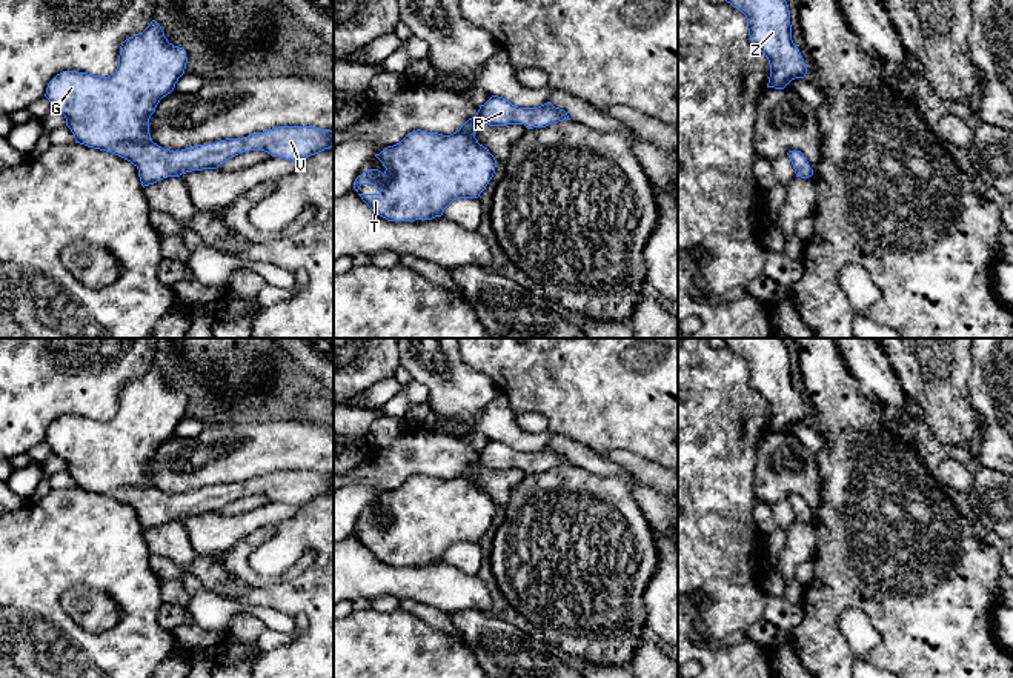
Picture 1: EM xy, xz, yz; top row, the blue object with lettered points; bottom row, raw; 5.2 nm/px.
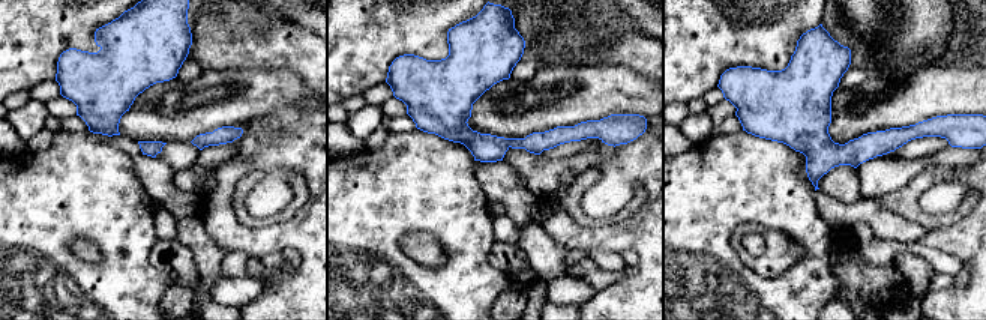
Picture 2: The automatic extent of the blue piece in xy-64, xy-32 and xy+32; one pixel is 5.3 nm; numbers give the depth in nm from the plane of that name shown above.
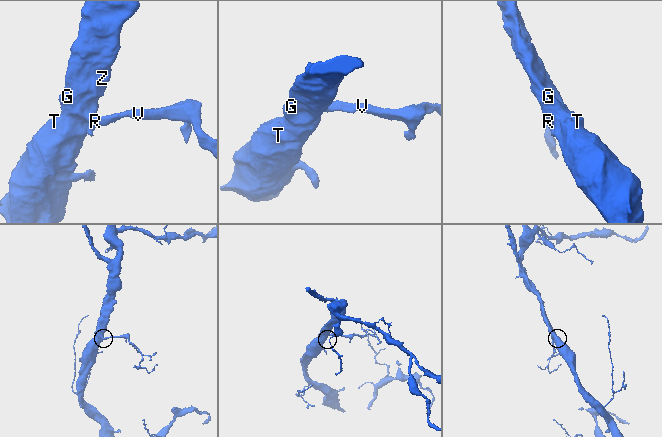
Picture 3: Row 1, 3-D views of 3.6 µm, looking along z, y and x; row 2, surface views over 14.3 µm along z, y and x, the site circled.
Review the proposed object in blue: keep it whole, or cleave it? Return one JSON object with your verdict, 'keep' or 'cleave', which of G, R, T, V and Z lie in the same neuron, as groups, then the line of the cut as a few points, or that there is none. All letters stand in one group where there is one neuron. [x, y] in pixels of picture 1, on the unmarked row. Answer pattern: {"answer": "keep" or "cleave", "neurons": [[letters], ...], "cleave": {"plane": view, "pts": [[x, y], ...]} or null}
{"answer": "keep", "neurons": [["G", "R", "T", "V", "Z"]], "cleave": null}

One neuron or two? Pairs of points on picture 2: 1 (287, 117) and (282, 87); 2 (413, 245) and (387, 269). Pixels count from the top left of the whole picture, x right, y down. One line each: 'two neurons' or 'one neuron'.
1: two neurons
2: two neurons

